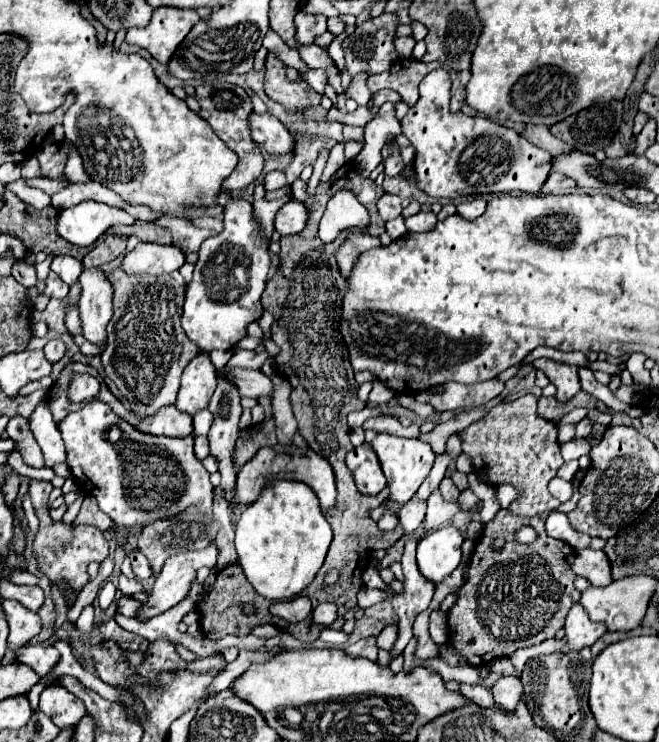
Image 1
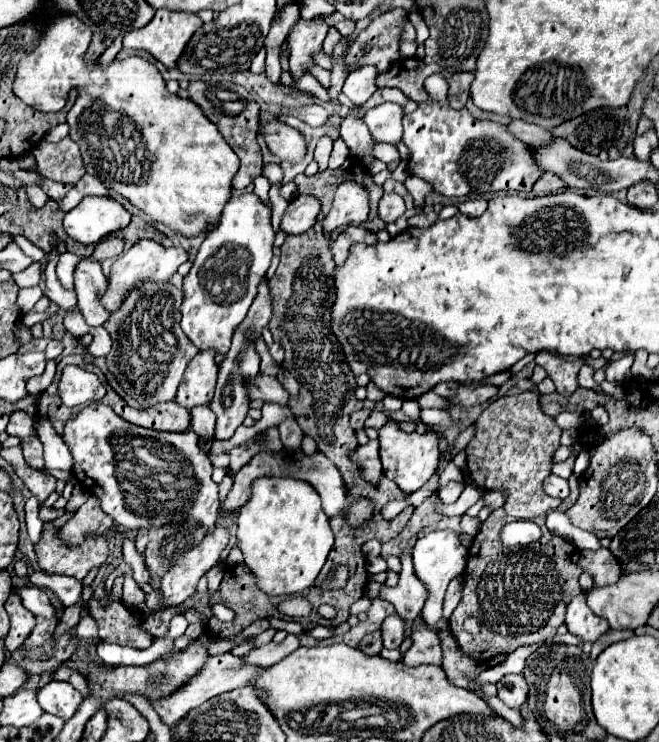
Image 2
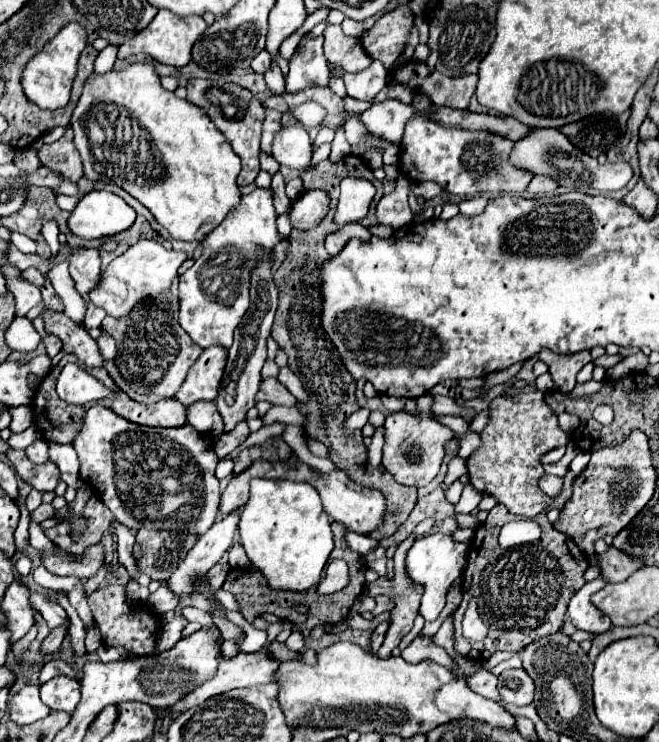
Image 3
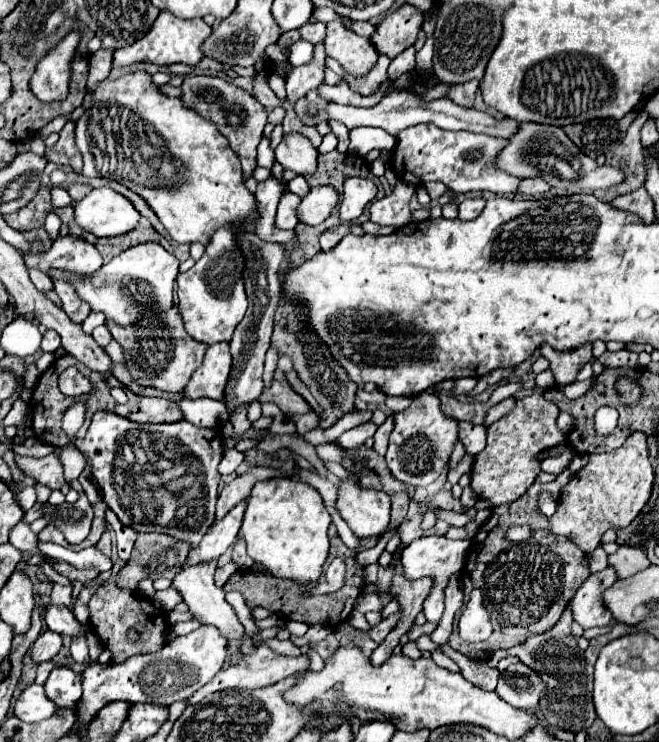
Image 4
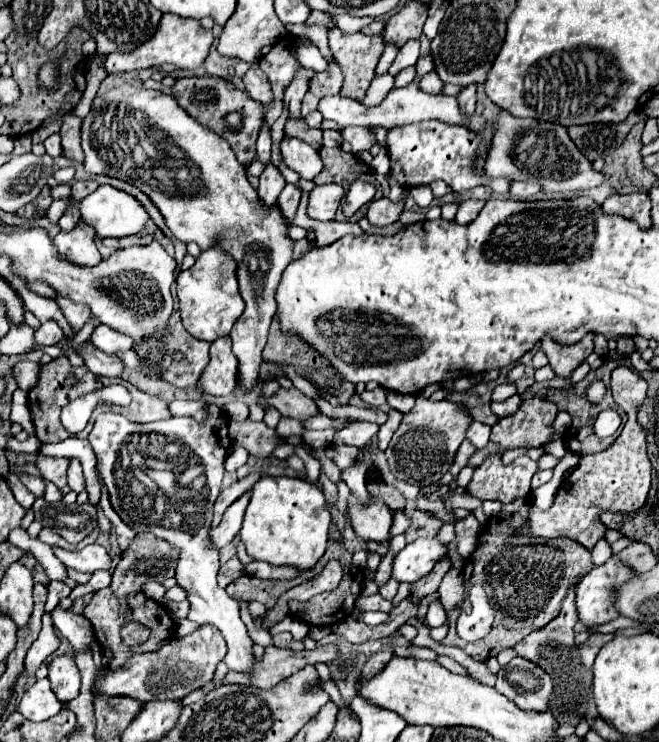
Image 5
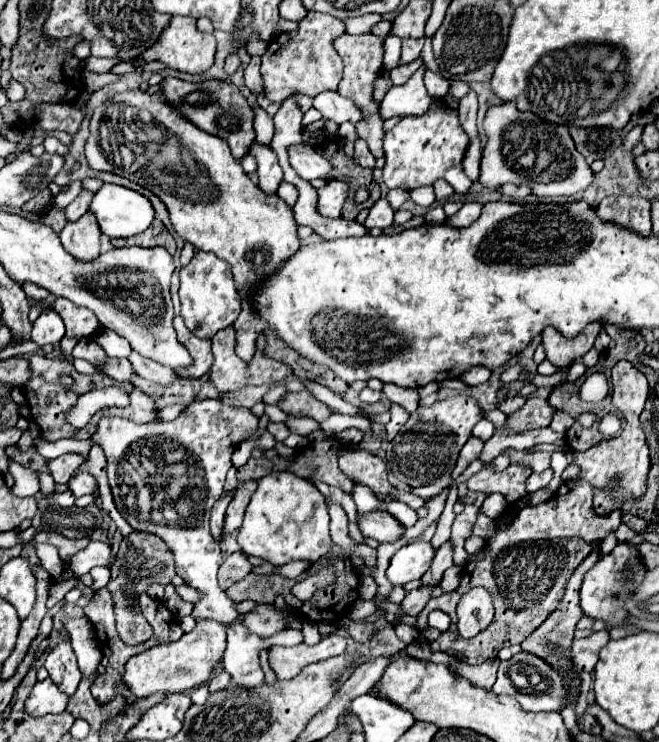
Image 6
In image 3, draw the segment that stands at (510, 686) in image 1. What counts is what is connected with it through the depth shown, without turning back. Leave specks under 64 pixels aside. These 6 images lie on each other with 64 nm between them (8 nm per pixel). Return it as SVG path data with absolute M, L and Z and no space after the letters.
M522 668L506 670L498 676L498 692L500 692L502 704L526 706L532 702L534 684L532 684L532 678L526 676L526 672Z

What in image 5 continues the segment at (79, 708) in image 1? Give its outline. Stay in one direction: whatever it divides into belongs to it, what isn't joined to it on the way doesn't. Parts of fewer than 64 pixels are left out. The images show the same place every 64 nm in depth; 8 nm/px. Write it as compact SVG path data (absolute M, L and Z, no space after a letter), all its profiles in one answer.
M72 656L54 658L50 664L48 680L50 680L52 692L62 704L66 704L68 700L74 700L80 694L80 670L74 664Z

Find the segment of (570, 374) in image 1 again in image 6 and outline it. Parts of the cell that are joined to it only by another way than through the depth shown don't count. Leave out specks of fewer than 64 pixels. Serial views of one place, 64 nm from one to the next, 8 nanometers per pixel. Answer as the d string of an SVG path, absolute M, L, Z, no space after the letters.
M594 322L594 324L586 326L586 330L582 334L568 340L568 338L562 338L562 334L558 334L554 328L546 328L542 332L542 344L546 350L546 358L556 368L570 368L574 360L582 358L594 346L594 340L600 330L602 330L602 326L598 322Z

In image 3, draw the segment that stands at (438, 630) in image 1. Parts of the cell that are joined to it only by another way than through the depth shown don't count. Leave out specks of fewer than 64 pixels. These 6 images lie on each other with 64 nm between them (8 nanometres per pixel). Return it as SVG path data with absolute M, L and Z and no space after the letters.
M432 532L426 534L422 538L418 538L414 542L414 546L410 548L408 556L406 556L406 570L410 574L410 578L416 584L424 586L424 596L426 599L421 599L419 614L425 620L436 620L438 614L442 612L444 604L446 604L446 596L442 592L436 590L448 590L450 584L462 574L464 566L466 566L466 558L468 558L468 546L456 542L450 534L442 534L442 532Z

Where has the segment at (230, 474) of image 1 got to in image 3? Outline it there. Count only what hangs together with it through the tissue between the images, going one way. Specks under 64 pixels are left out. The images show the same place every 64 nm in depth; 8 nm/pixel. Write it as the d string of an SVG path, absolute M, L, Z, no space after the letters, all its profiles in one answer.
M272 254L268 260L260 260L260 268L252 274L252 288L250 288L250 308L244 314L244 320L236 326L234 332L234 344L228 350L228 360L224 368L224 376L218 388L218 398L214 400L222 422L224 432L234 430L234 426L242 420L246 420L246 412L254 406L254 398L260 386L260 370L266 360L266 338L270 336L274 312L276 312L276 286L272 284Z

